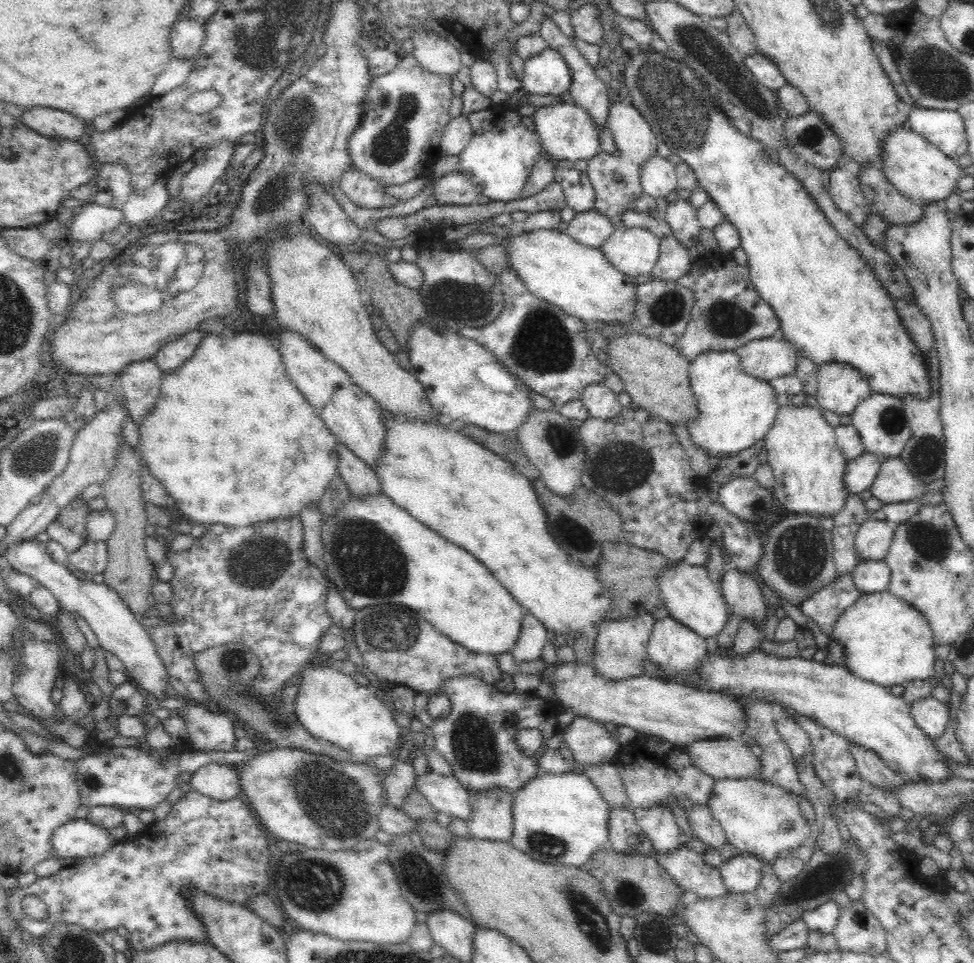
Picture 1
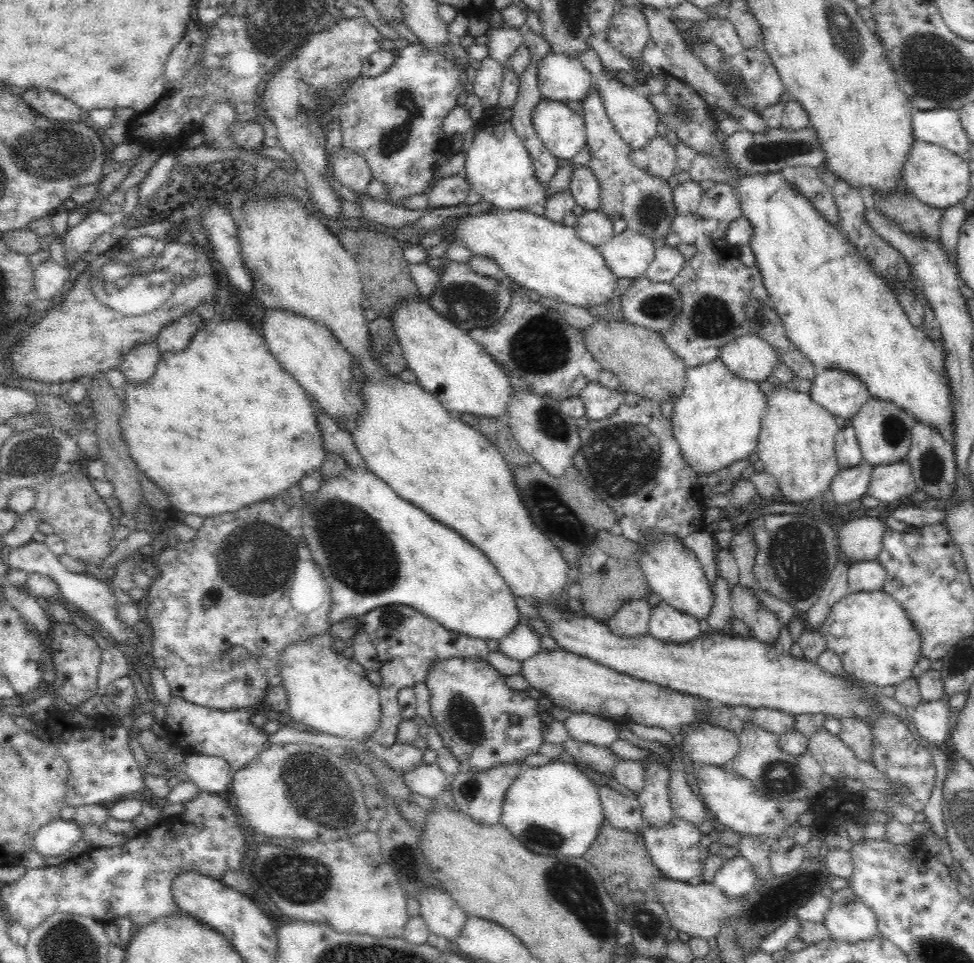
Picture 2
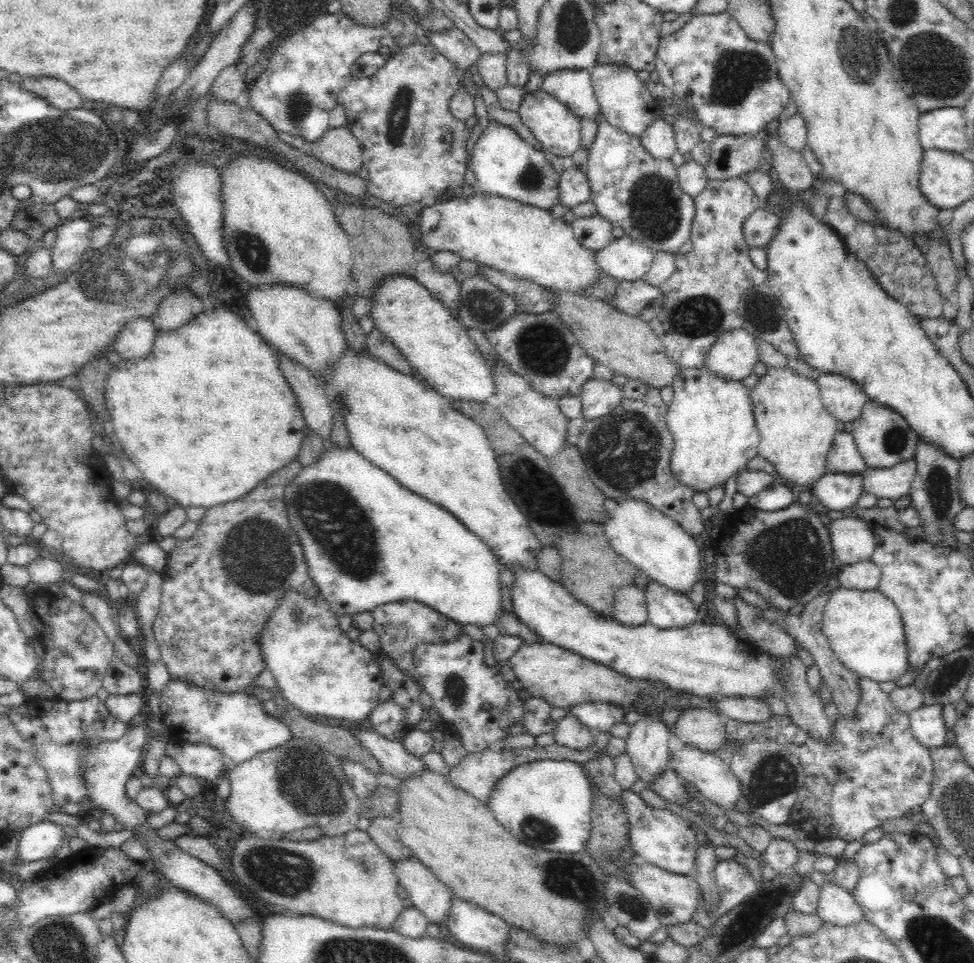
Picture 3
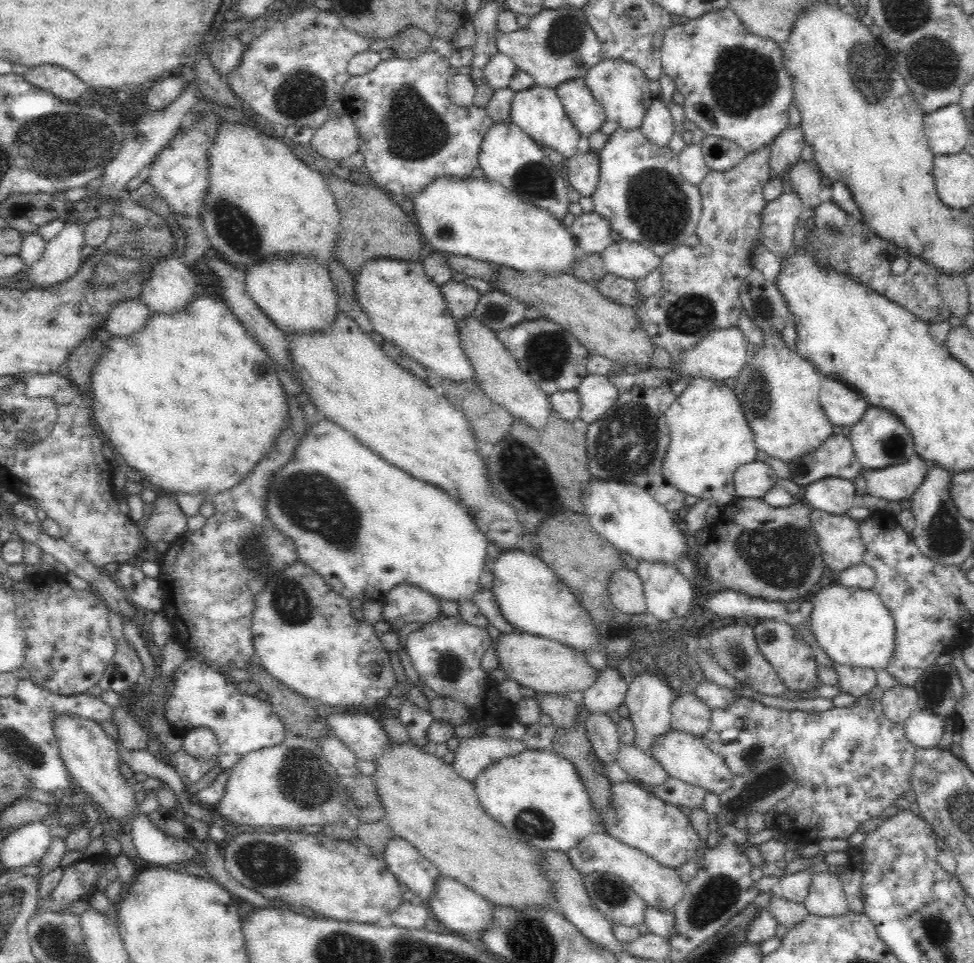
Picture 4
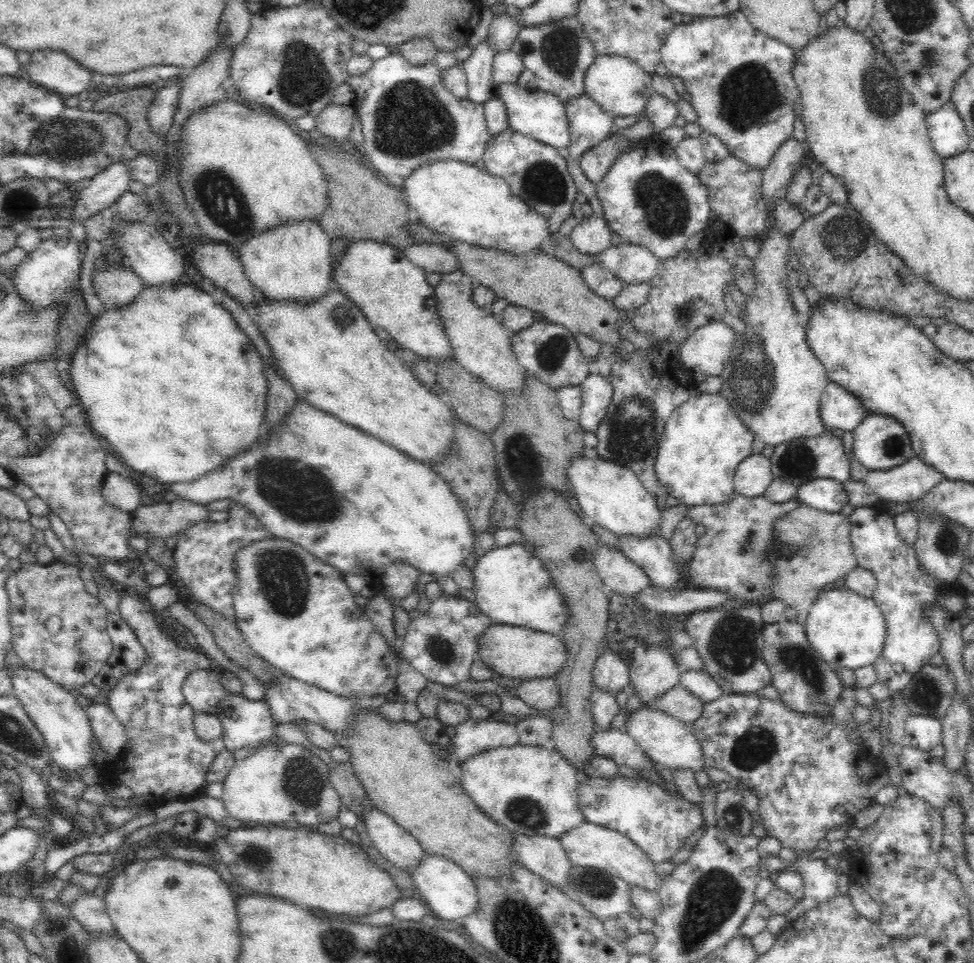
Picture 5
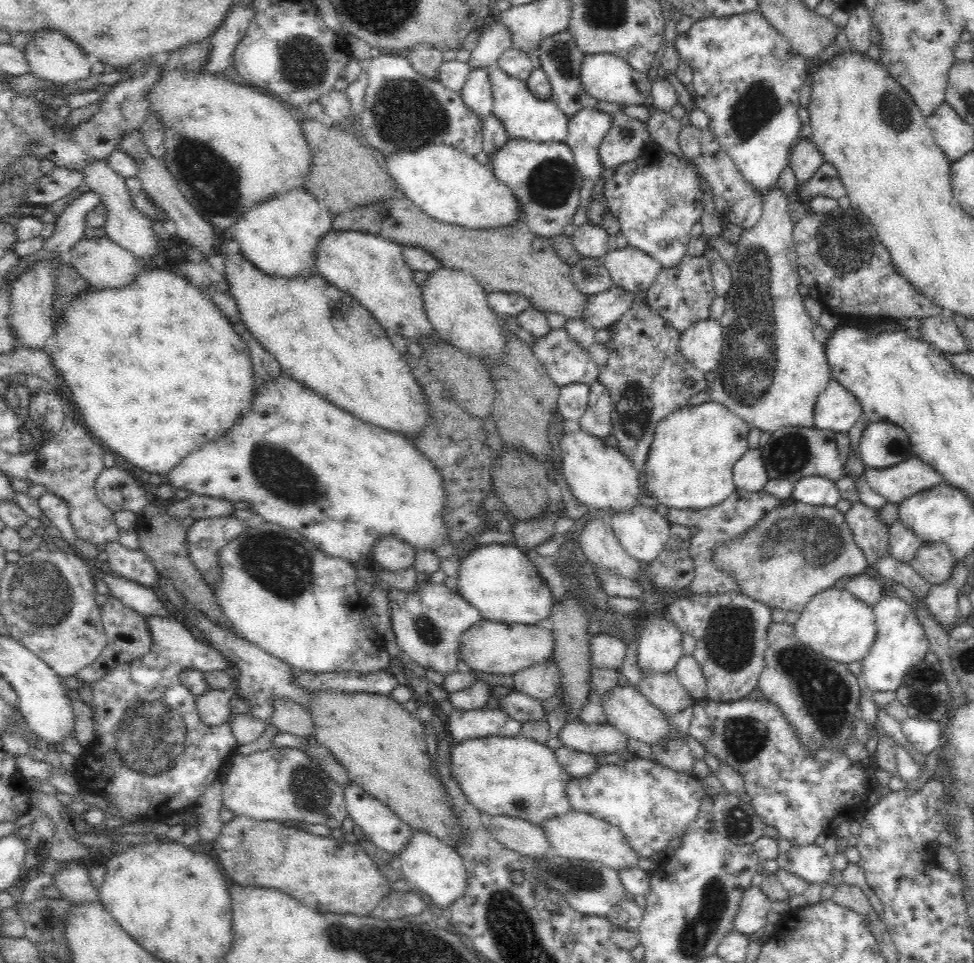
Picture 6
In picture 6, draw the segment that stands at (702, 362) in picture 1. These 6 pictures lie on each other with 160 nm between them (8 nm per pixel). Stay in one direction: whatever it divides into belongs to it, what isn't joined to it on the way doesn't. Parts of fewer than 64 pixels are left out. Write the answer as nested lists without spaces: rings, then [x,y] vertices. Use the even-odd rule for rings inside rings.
[[[708,400],[670,413],[655,428],[645,464],[648,494],[670,509],[702,509],[720,504],[735,491],[733,466],[749,449],[750,427],[722,404]]]

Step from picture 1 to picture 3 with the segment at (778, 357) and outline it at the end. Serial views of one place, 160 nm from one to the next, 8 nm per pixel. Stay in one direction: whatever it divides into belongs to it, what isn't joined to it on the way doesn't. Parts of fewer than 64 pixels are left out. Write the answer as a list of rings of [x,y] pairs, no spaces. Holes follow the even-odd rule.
[[[744,328],[722,333],[708,351],[705,366],[728,380],[742,381],[760,362],[755,338]]]

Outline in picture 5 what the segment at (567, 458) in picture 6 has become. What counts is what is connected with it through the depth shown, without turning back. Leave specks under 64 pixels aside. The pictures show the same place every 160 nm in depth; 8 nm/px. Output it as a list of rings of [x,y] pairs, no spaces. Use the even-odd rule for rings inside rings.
[[[583,452],[569,462],[567,473],[577,502],[592,525],[606,528],[619,538],[660,535],[661,509],[634,471],[616,462],[604,461],[594,453]]]

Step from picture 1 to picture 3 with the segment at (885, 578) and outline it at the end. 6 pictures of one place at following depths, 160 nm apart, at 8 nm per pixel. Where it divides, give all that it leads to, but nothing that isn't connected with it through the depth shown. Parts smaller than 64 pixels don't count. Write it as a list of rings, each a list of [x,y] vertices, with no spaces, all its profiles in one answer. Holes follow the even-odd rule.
[[[871,560],[843,565],[838,572],[838,582],[842,588],[861,591],[879,588],[881,568]]]

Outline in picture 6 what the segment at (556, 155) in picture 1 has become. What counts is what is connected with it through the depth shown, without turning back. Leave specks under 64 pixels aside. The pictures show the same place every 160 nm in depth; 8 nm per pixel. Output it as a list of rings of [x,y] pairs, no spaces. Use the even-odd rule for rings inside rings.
[[[497,64],[489,67],[489,73],[494,97],[492,112],[504,124],[509,138],[543,143],[566,141],[569,119],[554,101],[533,95],[523,80],[508,76]]]

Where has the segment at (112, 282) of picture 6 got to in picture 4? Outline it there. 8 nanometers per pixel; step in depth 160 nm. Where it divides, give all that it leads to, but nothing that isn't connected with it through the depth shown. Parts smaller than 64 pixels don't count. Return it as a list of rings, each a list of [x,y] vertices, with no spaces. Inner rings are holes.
[[[128,299],[110,309],[104,328],[112,337],[129,339],[147,325],[150,316],[151,311],[141,299]]]

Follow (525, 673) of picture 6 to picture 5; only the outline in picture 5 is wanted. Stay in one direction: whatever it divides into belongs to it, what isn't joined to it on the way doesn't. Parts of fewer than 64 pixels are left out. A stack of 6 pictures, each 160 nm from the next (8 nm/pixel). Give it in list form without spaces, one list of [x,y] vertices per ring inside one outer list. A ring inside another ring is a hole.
[[[555,678],[523,680],[522,684],[517,686],[516,696],[528,706],[545,713],[556,708],[561,697]]]

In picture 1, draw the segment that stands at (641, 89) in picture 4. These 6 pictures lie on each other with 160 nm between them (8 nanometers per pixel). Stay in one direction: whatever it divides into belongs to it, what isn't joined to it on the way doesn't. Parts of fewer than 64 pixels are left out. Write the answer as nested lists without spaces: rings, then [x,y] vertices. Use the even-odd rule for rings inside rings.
[[[613,100],[609,108],[607,124],[616,142],[616,153],[608,154],[600,152],[594,158],[587,161],[588,168],[585,171],[590,177],[596,199],[595,209],[600,214],[611,218],[615,228],[622,228],[622,214],[630,209],[632,204],[642,198],[641,172],[644,162],[650,162],[650,158],[657,155],[658,140],[648,123],[634,105],[622,105],[622,102]]]

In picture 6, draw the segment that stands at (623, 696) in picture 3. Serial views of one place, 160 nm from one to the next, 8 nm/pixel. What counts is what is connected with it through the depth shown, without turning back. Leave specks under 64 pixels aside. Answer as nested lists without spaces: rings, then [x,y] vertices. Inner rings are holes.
[[[484,619],[470,630],[466,630],[459,653],[463,667],[468,667],[474,672],[514,675],[520,670],[544,664],[552,659],[556,649],[554,640],[553,634],[542,626],[490,622]]]

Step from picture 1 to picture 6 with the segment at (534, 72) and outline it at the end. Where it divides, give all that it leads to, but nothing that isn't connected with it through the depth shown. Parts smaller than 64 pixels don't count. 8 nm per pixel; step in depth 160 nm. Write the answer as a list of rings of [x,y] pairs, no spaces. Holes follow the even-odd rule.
[[[590,107],[578,110],[567,124],[565,144],[571,149],[576,169],[585,181],[598,182],[601,168],[598,152],[610,132],[614,115]]]

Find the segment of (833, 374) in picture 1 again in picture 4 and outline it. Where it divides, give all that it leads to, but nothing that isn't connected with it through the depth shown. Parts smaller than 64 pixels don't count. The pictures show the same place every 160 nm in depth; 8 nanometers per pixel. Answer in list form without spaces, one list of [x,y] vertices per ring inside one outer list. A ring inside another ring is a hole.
[[[823,377],[819,400],[833,426],[853,425],[870,406],[855,389],[830,377]]]

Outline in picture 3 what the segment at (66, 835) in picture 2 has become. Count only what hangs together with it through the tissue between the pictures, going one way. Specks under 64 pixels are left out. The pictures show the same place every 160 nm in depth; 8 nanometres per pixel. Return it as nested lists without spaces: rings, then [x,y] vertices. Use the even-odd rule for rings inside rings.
[[[50,820],[27,826],[19,839],[19,860],[30,862],[40,858],[53,858],[55,850],[66,841],[63,826]]]

